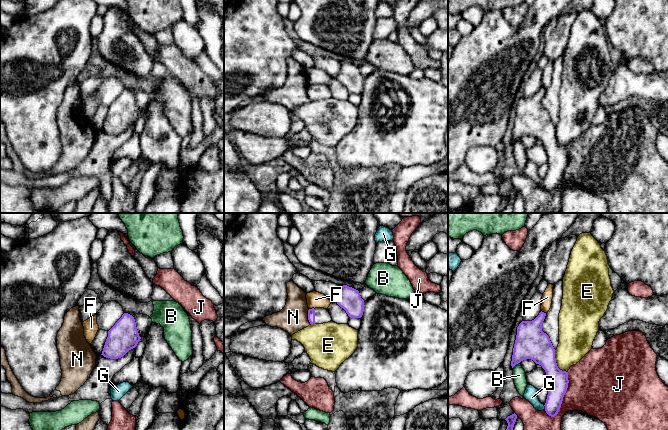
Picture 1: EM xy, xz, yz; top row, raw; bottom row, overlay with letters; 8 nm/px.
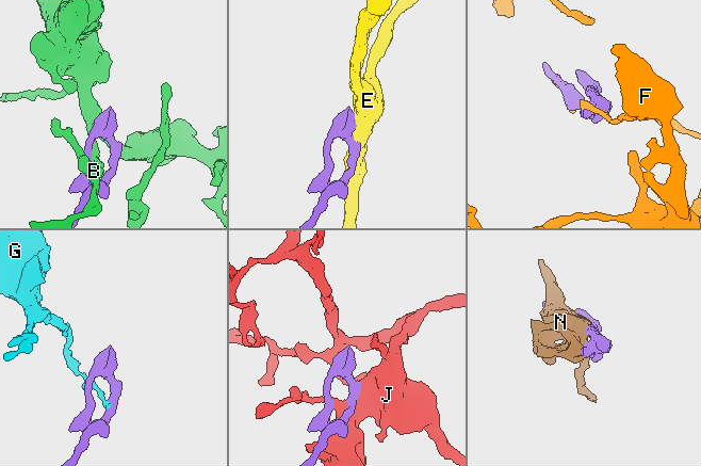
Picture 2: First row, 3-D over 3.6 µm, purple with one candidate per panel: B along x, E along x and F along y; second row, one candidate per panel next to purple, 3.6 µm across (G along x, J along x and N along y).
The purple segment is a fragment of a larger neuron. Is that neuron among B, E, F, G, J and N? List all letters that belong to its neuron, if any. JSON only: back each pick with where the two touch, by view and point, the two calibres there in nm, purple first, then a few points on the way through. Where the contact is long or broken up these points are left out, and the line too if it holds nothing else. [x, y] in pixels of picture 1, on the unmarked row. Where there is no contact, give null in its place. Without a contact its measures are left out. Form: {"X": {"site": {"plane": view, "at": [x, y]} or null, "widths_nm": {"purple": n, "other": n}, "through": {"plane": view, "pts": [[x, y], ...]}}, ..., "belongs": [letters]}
{"belongs": []}

